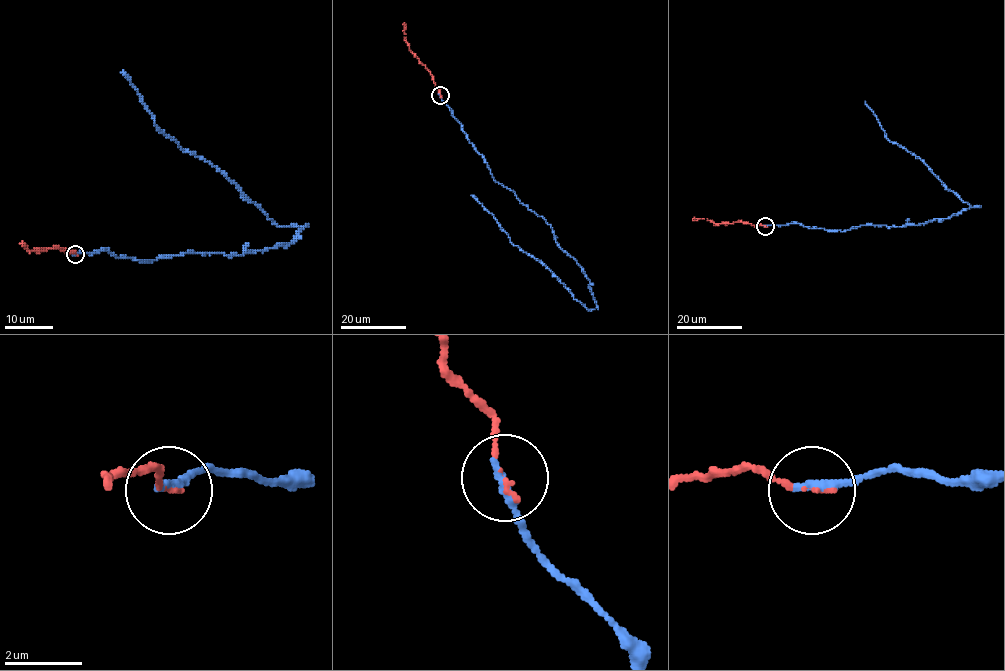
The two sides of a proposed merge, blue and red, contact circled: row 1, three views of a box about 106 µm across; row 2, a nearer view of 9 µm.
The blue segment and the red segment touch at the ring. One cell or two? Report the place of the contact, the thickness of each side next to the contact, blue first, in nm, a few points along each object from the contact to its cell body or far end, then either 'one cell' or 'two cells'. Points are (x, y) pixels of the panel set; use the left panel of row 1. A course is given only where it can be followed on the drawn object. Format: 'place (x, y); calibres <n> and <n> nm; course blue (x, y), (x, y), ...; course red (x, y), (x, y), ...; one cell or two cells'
place (75, 254); calibres 280 and 120 nm; course blue (76, 253), (243, 255), (293, 243), (306, 226), (276, 225), (160, 131), (122, 71); course red (76, 255), (66, 253), (57, 246), (29, 251), (21, 243); one cell

